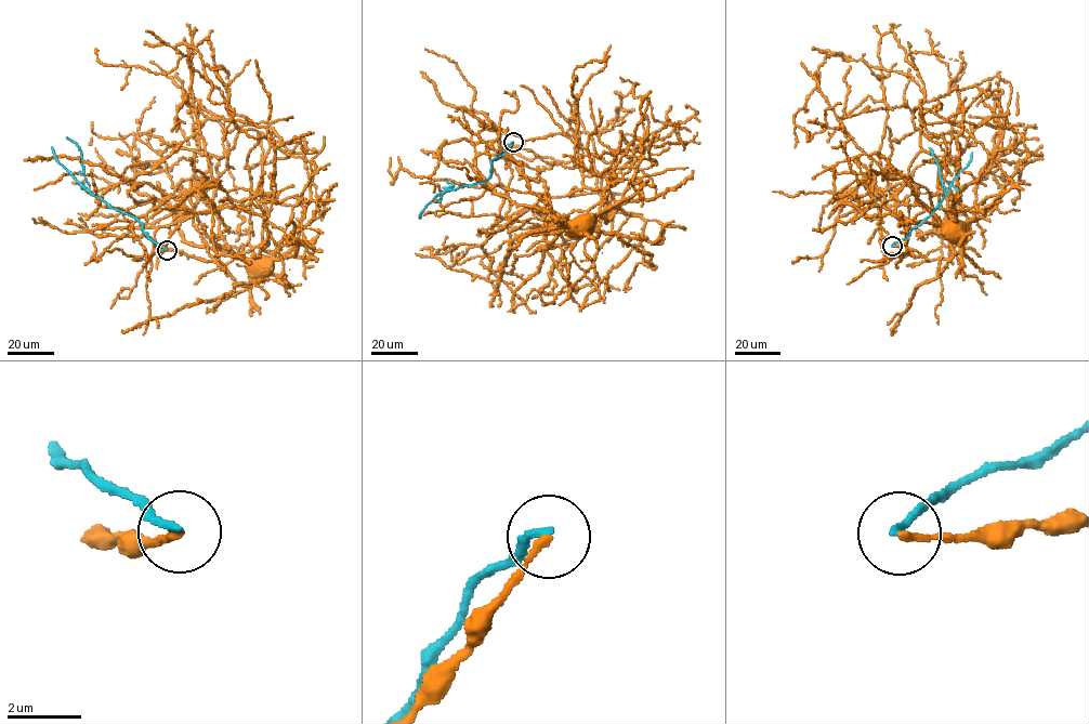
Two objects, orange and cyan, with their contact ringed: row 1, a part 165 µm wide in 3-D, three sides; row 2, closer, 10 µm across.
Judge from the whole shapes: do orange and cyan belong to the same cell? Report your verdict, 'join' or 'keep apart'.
keep apart

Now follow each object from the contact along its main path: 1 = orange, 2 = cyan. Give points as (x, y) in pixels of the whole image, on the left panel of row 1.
1: (167, 250), (134, 260), (148, 260), (158, 228), (253, 198), (270, 233), (258, 261), (262, 268)
2: (166, 250), (144, 233), (143, 225), (133, 216), (112, 209), (80, 184), (56, 159), (52, 146)

